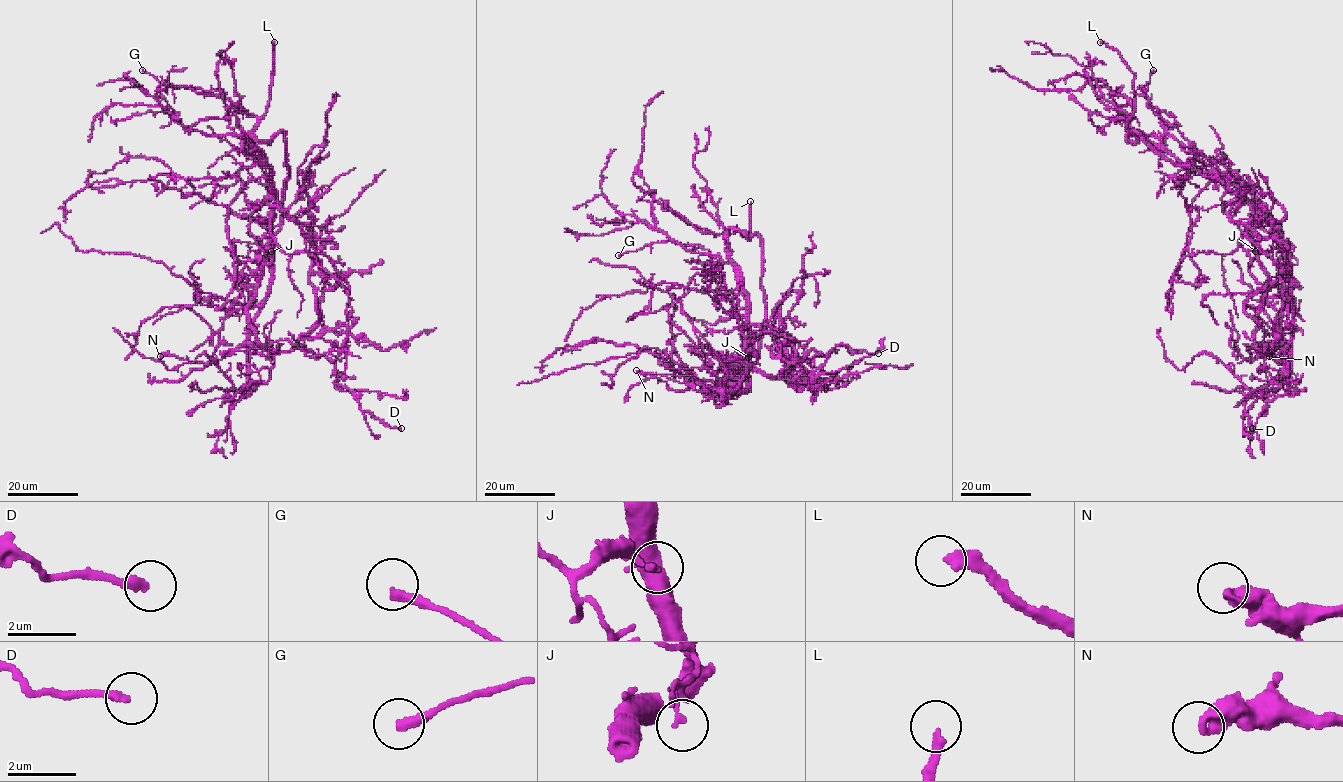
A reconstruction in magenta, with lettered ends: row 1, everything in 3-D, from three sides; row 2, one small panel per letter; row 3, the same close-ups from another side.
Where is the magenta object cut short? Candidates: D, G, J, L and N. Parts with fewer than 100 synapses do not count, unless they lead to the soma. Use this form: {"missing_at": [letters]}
{"missing_at": ["L"]}

